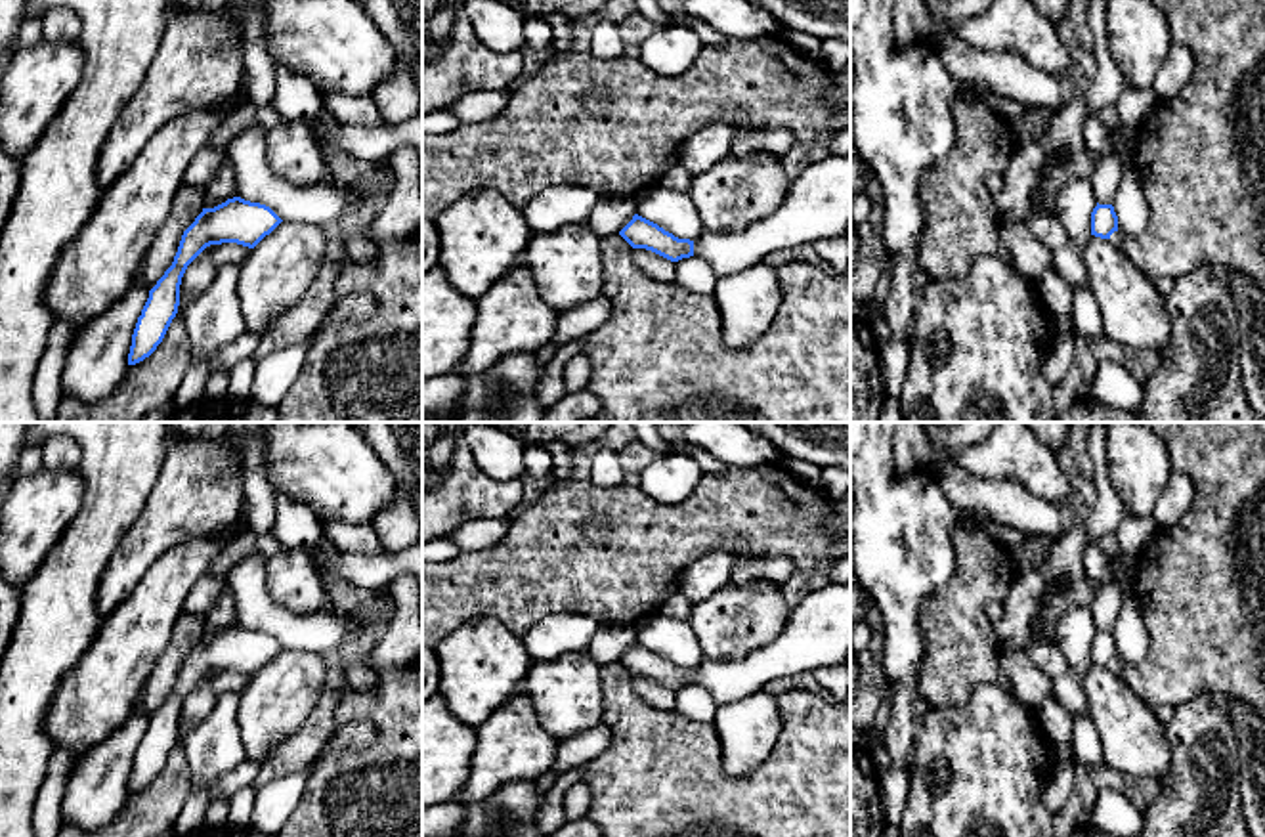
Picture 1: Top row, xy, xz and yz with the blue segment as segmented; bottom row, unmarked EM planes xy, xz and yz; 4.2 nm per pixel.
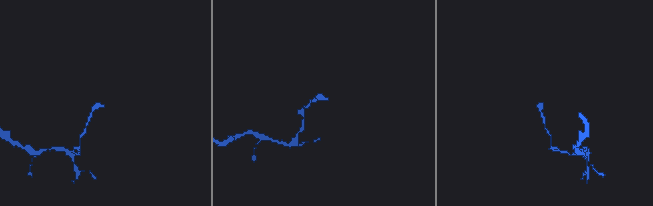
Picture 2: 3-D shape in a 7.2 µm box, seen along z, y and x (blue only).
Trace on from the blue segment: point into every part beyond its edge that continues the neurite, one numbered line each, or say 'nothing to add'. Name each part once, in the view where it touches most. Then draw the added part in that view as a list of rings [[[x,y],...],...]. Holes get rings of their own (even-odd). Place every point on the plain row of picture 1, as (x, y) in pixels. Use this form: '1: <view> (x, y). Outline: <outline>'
nothing to add

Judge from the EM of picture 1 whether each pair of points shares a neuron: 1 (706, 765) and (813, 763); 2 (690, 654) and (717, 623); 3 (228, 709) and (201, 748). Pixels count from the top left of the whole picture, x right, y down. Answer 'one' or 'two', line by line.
1: one
2: two
3: one

